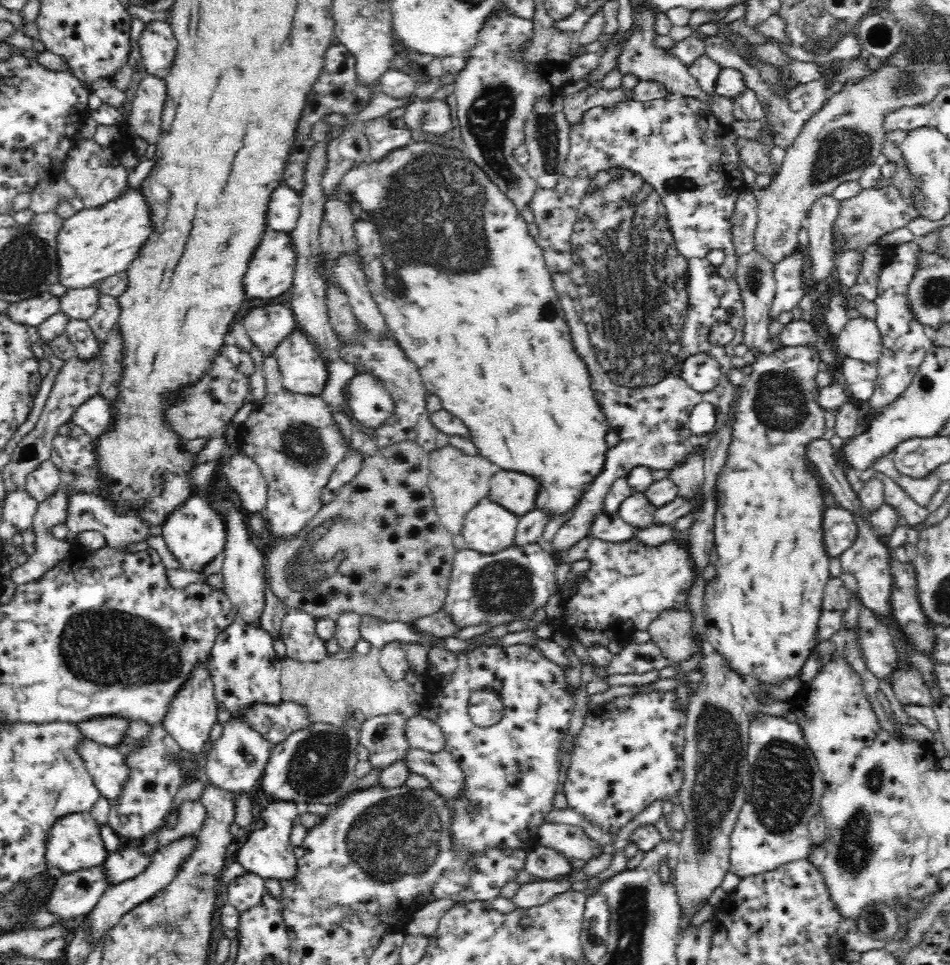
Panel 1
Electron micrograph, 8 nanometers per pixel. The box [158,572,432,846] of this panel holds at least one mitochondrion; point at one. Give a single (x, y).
(318, 765)

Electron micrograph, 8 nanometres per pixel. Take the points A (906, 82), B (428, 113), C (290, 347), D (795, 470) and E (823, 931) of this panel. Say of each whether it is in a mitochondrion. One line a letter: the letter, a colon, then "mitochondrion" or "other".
A: mitochondrion
B: other
C: other
D: other
E: other

